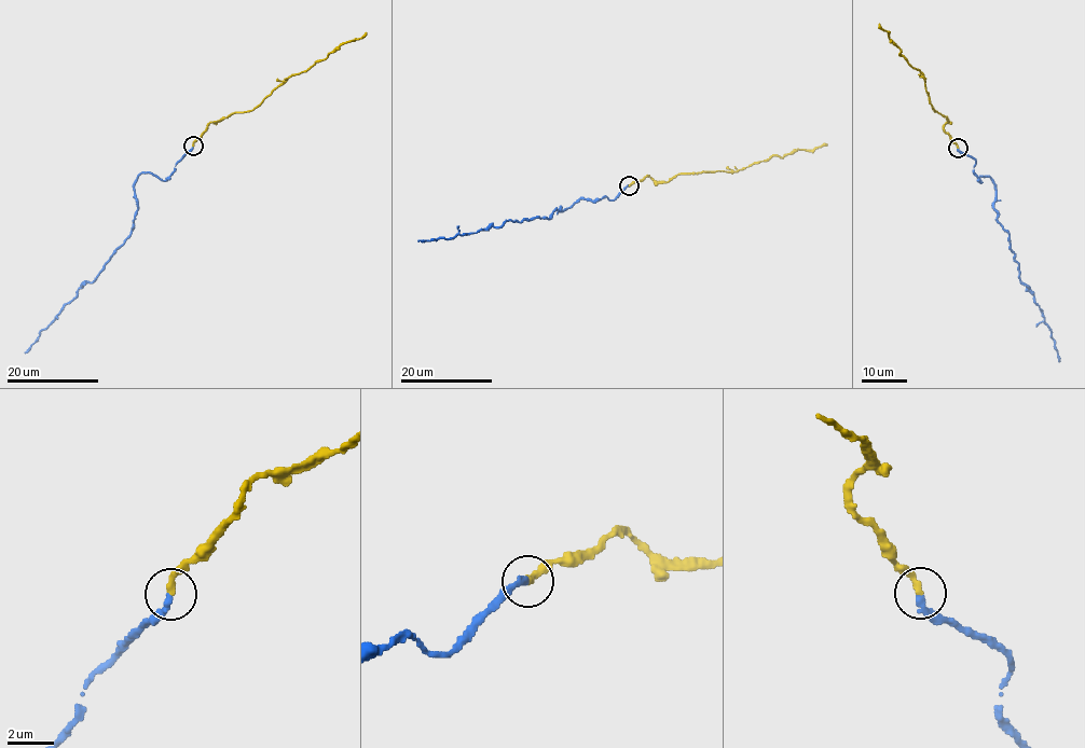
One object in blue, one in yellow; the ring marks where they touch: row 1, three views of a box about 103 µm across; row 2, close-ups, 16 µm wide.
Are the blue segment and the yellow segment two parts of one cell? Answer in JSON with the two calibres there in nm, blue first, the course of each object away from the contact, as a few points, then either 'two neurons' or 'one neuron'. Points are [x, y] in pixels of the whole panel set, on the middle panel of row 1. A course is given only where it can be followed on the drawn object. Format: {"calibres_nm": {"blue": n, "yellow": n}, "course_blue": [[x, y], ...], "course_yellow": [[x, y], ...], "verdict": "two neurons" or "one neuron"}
{"calibres_nm": {"blue": 320, "yellow": 300}, "course_blue": [[629, 185], [613, 201], [577, 199], [548, 219], [507, 220], [448, 239], [417, 239]], "course_yellow": [[630, 185], [646, 176], [665, 182], [678, 175], [735, 172], [770, 156], [814, 150], [826, 143]], "verdict": "one neuron"}

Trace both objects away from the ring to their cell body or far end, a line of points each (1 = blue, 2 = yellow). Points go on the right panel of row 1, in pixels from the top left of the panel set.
1: (957, 148), (975, 161), (980, 182), (991, 179), (998, 222), (1058, 362)
2: (957, 147), (944, 129), (946, 118), (933, 109), (923, 75), (900, 53), (878, 24)

